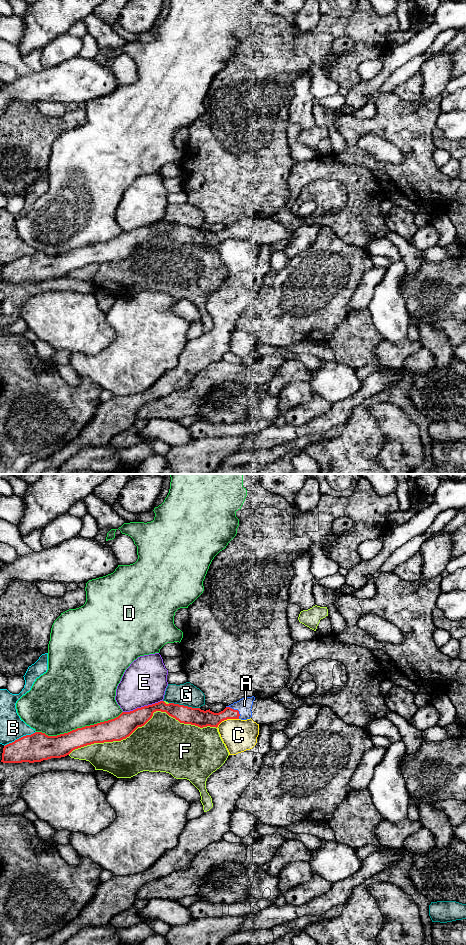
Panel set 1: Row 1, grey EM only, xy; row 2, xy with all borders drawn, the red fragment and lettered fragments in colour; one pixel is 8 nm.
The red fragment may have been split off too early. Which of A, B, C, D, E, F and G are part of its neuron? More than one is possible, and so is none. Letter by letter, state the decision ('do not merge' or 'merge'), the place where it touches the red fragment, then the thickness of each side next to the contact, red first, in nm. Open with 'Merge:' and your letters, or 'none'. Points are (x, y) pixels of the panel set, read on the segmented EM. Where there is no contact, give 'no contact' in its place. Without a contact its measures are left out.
Merge: A
A: merge | xy (236, 710) | 130/120 nm
B: do not merge | xy (19, 738) | 220/190 nm
C: do not merge | xy (227, 718) | 140/260 nm
D: do not merge | xy (79, 728) | 180/480 nm
E: do not merge | xy (142, 707) | 190/360 nm
F: do not merge | xy (143, 725) | 190/440 nm
G: do not merge | xy (183, 705) | 140/180 nm

